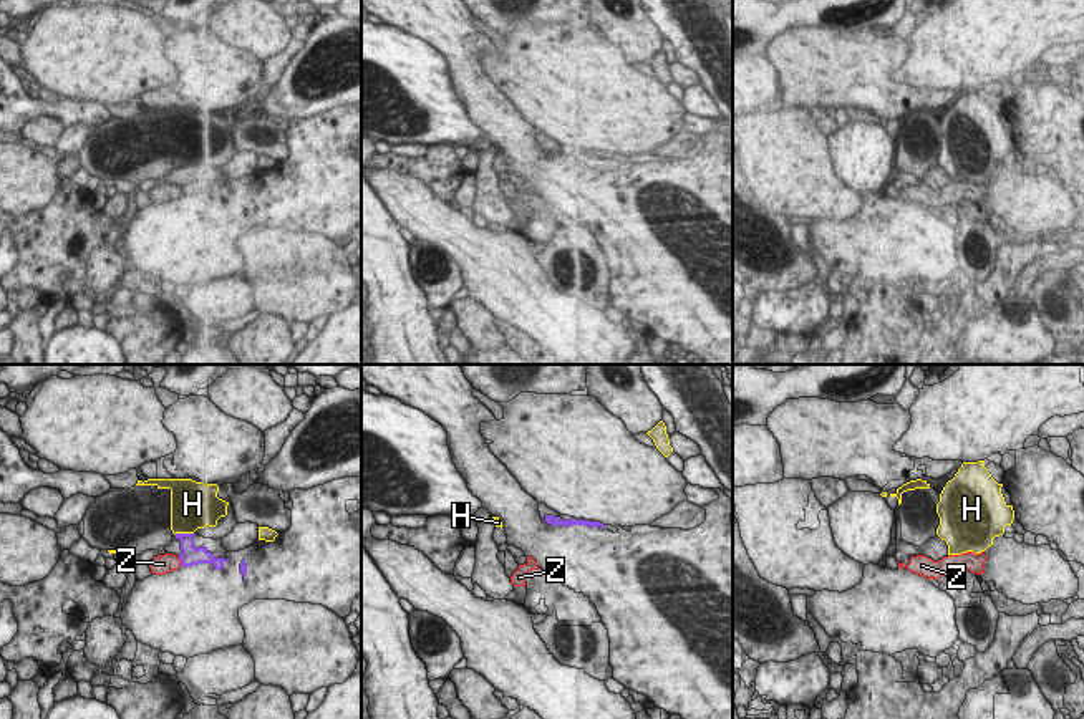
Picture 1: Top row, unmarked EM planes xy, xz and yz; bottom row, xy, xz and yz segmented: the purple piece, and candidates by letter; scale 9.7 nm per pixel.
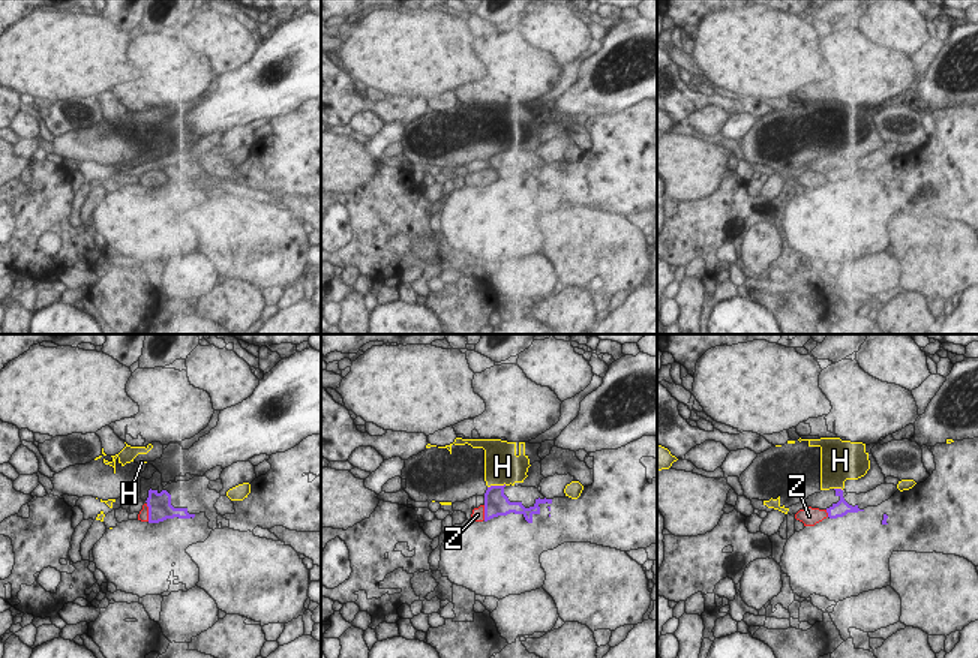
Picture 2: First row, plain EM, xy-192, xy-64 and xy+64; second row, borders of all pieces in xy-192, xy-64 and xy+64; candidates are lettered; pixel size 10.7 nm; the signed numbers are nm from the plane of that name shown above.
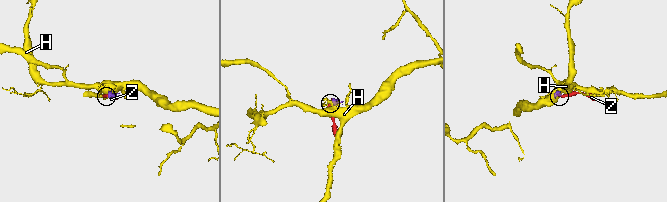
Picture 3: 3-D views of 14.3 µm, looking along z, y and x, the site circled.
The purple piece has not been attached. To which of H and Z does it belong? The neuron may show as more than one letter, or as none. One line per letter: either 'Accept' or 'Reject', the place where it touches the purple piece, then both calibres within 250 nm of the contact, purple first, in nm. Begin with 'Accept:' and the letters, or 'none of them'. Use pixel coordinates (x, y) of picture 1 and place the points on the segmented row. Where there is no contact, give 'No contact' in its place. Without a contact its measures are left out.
Accept: Z
H: Reject. Touches purple at xy (183, 534). Thickness 190 nm (purple) against 380 nm
Z: Accept. Touches purple at xy (181, 562). Thickness 190 nm (purple) against 190 nm.

